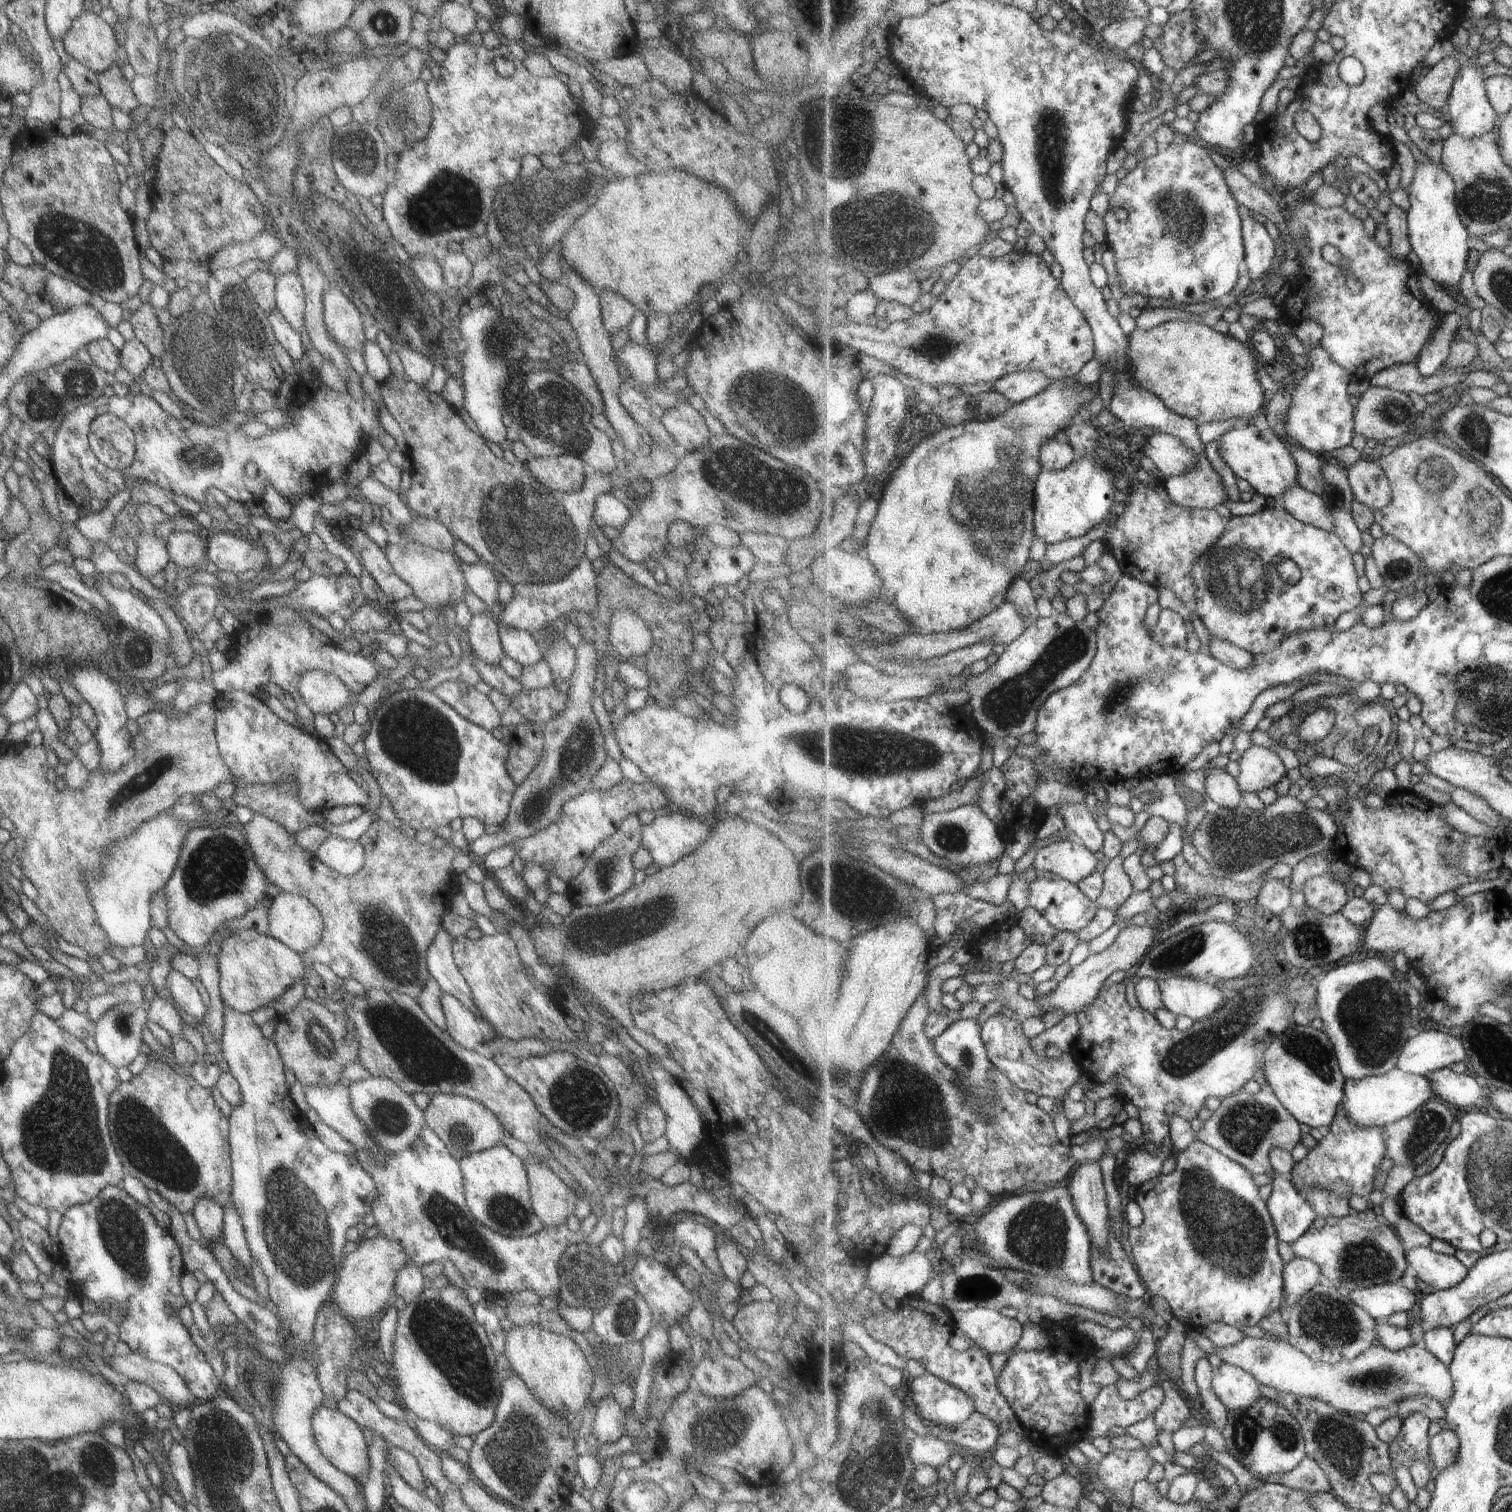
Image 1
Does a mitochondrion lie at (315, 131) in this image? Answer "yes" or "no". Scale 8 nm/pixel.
no

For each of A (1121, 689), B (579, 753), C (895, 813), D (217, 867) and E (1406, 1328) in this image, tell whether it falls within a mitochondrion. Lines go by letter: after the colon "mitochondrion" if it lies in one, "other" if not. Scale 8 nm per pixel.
A: mitochondrion
B: mitochondrion
C: other
D: mitochondrion
E: other

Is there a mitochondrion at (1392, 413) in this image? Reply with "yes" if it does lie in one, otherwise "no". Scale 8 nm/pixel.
yes

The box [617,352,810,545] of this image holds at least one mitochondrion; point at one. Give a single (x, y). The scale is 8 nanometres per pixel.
(796, 490)

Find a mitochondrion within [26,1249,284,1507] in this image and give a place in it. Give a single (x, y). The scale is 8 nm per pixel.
(94, 1460)

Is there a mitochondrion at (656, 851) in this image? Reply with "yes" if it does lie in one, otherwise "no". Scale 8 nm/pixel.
no

